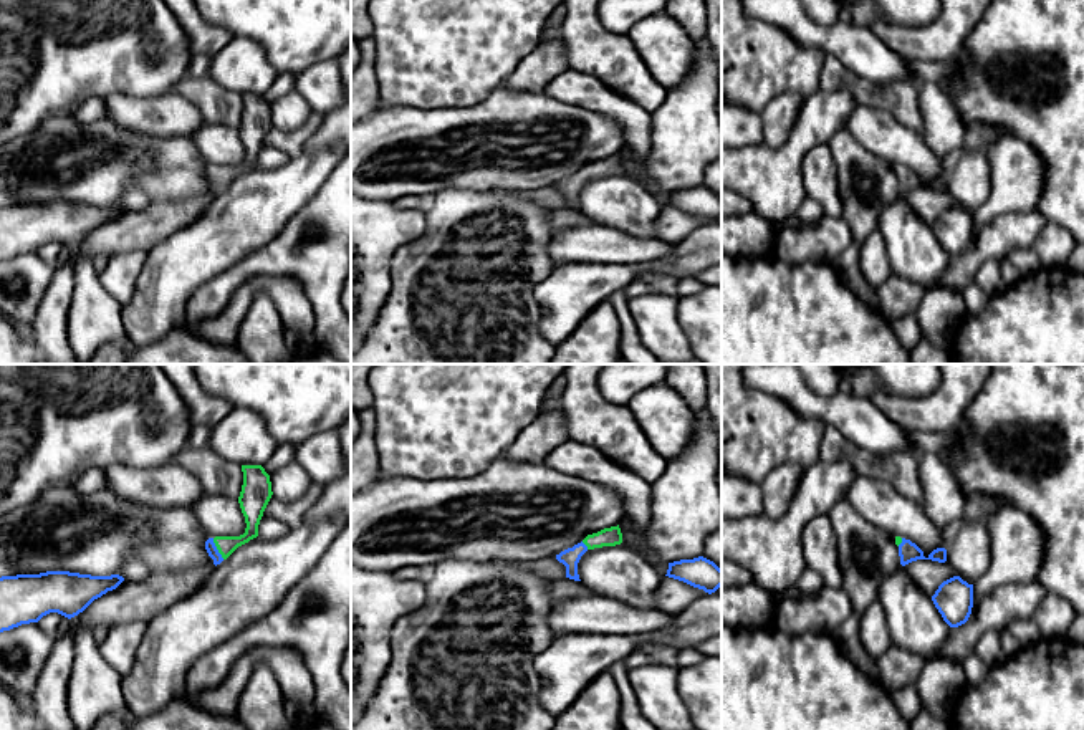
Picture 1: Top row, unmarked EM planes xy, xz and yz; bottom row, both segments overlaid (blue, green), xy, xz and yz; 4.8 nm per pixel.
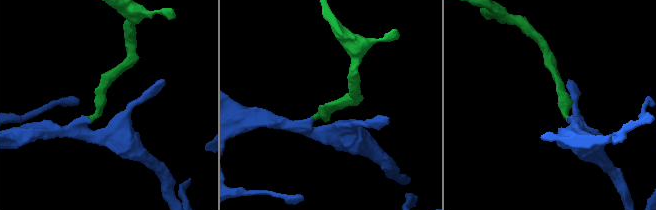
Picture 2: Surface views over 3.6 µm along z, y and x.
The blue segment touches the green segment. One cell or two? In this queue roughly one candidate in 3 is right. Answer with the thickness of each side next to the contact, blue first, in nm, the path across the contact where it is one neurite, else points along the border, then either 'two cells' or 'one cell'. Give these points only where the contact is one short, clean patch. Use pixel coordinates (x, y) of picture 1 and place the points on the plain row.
50 nm thick on the blue side, 90 nm on the other; runs through xy (211, 176), (215, 177), (240, 169), (252, 141); one cell

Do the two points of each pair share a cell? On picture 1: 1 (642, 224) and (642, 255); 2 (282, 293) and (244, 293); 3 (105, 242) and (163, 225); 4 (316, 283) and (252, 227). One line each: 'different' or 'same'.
1: different
2: same
3: same
4: different

